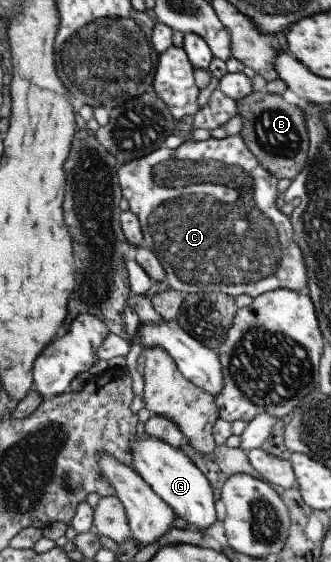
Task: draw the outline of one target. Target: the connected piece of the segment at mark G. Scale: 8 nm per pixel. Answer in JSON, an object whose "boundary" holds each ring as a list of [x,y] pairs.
{"boundary":[[[145,433],[143,437],[134,436],[134,439],[130,440],[130,451],[133,455],[131,466],[138,477],[147,483],[153,493],[159,496],[179,519],[186,521],[188,528],[197,527],[199,531],[205,531],[217,521],[210,484],[184,454]]]}

